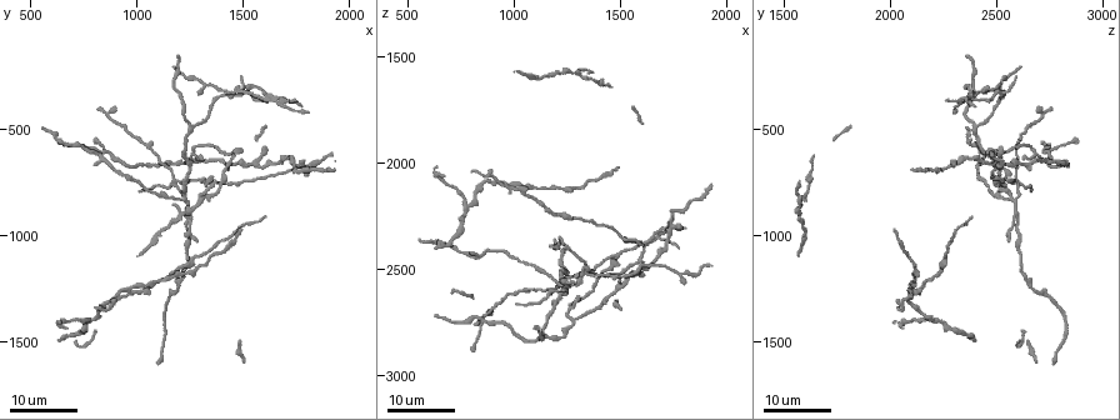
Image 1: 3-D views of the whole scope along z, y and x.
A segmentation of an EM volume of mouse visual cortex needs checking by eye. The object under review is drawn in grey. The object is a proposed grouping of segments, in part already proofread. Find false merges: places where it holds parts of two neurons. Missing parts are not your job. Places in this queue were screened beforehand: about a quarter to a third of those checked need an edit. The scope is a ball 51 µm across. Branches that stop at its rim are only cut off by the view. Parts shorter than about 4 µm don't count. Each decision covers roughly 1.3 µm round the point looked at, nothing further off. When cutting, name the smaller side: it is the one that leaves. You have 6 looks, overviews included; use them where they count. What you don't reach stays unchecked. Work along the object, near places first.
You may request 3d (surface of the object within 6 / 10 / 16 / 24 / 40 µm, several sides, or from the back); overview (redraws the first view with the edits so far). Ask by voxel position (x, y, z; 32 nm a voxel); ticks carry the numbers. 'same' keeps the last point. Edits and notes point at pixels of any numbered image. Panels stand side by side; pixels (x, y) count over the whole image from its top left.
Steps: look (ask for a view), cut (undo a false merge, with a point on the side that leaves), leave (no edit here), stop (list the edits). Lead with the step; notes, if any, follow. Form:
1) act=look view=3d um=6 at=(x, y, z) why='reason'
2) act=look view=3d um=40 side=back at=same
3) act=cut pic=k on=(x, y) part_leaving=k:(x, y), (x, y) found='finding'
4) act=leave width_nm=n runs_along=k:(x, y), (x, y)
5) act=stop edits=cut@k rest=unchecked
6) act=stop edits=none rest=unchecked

act=look view=3d um=16 at=(850, 610, 2750) why='three arms meet'

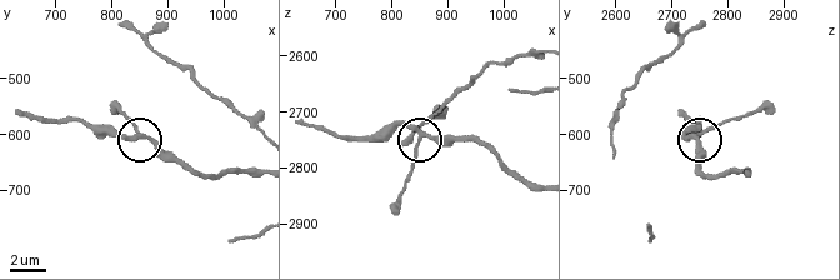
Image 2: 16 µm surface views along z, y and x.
act=look view=3d um=6 at=(855, 600, 2745)

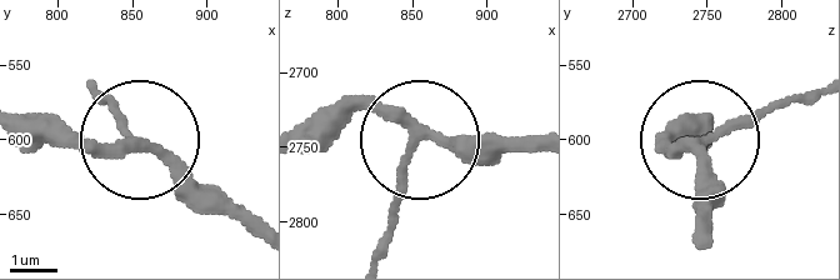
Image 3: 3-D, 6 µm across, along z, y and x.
act=look view=3d um=6 side=back at=(854, 602, 2744)

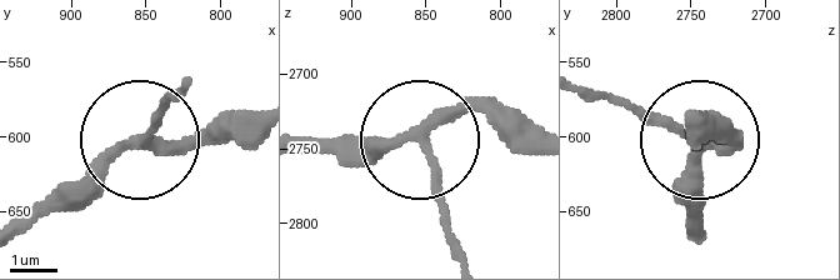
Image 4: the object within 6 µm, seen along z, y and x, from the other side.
act=leave runs_along=4:(306, 154), (421, 146), (445, 234) found='continuous, no second neuron'

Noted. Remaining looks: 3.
act=look view=3d um=16 at=(1250, 490, 2400) why='branch point'

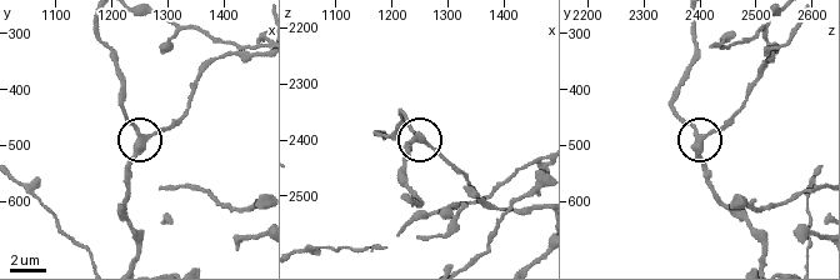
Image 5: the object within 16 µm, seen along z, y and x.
act=look view=3d um=6 at=(1250, 485, 2405) why='zoom in'

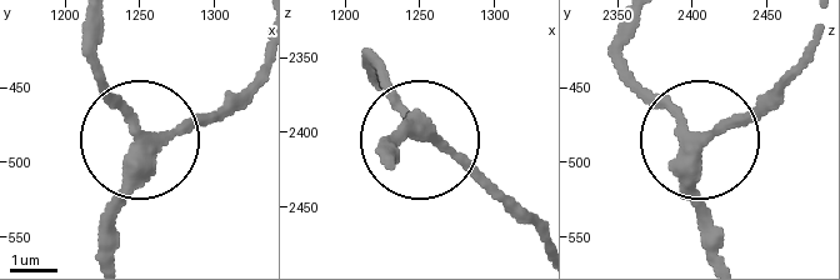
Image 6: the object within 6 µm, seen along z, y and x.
act=leave runs_along=6:(104, 254), (135, 123), (84, 55) found='all the same neuron'

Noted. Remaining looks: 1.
act=stop edits=none rest=unchecked

